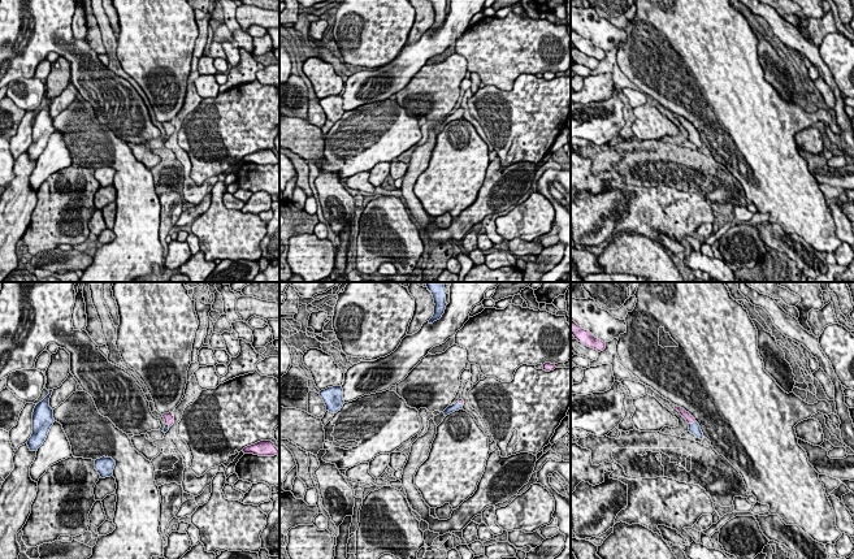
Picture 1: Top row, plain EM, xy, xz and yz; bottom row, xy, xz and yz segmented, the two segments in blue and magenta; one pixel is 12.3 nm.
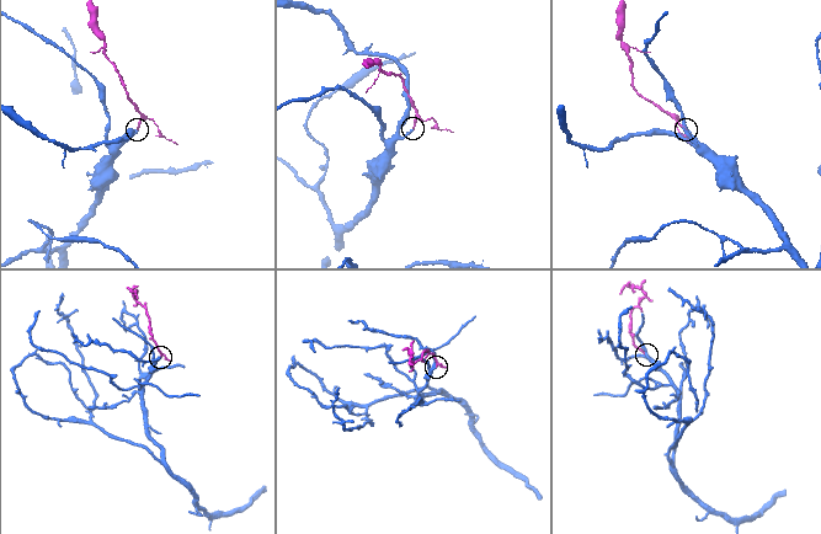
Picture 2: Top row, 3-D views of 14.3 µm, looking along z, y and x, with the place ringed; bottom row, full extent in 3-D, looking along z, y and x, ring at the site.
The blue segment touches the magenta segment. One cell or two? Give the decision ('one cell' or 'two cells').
one cell

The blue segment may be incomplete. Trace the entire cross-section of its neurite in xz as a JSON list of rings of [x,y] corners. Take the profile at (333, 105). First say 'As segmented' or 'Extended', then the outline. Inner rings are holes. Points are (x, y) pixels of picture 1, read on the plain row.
As segmented. [[[342,95],[328,96],[325,99],[321,99],[318,103],[326,114],[326,120],[331,122],[341,120],[344,113]]]

